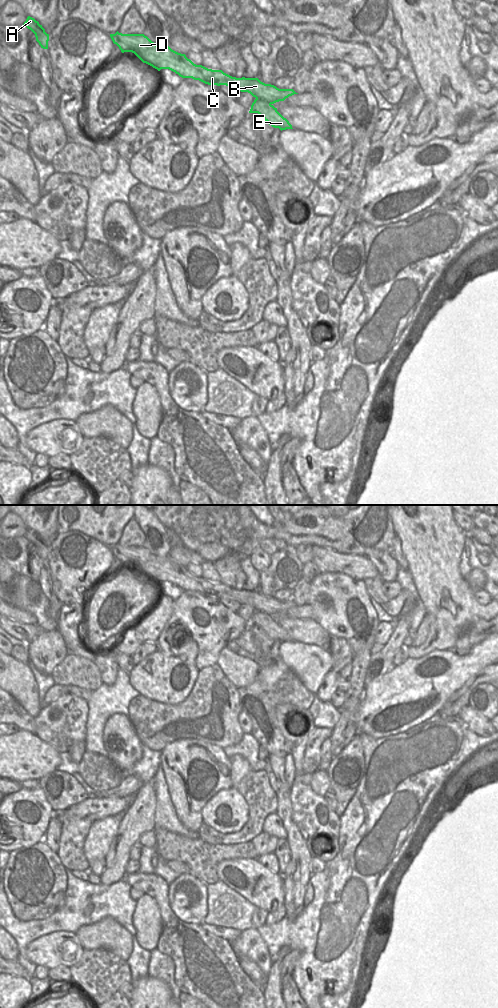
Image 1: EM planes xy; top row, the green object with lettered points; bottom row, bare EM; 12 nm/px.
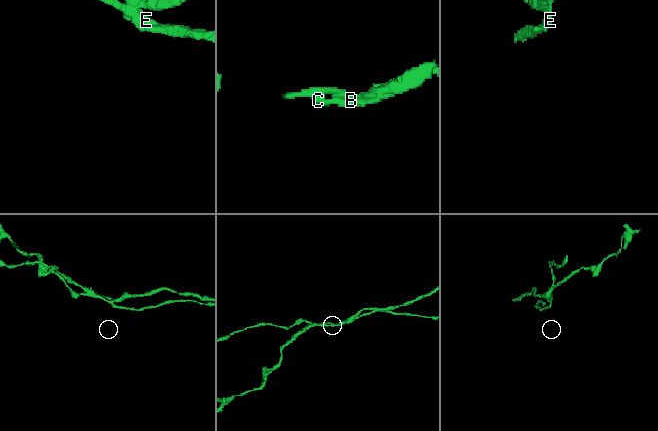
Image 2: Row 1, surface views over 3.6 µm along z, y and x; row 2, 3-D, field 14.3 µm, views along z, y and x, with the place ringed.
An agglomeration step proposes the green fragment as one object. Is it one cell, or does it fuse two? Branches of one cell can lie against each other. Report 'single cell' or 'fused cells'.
fused cells

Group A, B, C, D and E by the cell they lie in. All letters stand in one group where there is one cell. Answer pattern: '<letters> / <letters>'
A E / B C D

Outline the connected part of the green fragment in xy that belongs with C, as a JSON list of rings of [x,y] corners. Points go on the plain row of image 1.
[[[117,543],[115,546],[110,546],[110,549],[122,565],[132,564],[143,575],[158,583],[169,581],[182,590],[192,590],[208,597],[231,598],[270,616],[284,613],[289,608],[298,606],[293,601],[279,601],[274,597],[265,596],[258,590],[236,590],[222,582],[212,582],[196,577],[185,566],[172,562],[168,557],[158,558],[144,546],[122,546]]]

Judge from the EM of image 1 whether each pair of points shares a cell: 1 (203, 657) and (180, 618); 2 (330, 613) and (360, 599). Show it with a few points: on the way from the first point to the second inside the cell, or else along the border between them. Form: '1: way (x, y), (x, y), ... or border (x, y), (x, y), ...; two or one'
1: way (203, 647), (203, 641), (190, 628); one
2: way (337, 610), (346, 602), (353, 601); one

